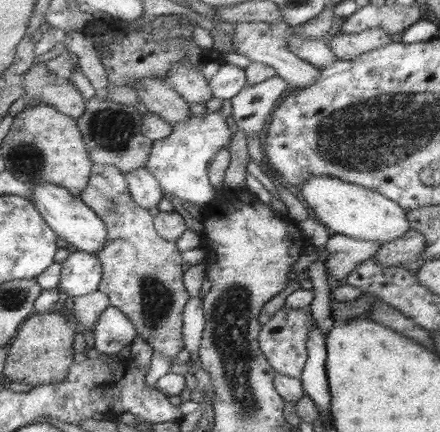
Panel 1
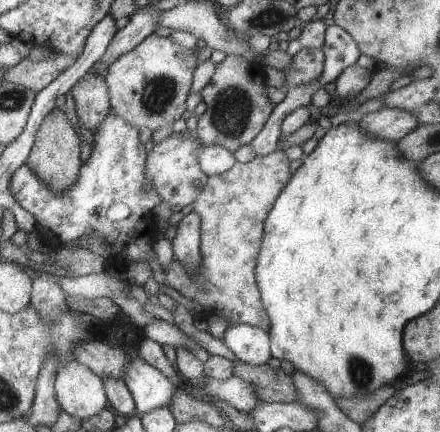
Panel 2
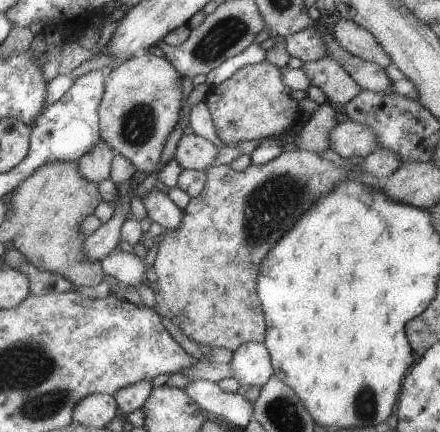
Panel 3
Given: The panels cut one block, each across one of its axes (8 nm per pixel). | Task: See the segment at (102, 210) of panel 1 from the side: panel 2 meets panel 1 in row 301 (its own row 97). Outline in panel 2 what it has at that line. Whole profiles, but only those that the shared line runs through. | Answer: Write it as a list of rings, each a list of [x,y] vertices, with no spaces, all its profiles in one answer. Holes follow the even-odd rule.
[[[151,34],[143,44],[125,54],[107,72],[105,80],[111,94],[111,112],[123,116],[139,132],[145,128],[151,132],[169,128],[171,124],[181,120],[185,110],[189,110],[187,102],[193,92],[197,68],[199,66],[195,50],[183,48],[171,36],[163,38]]]

